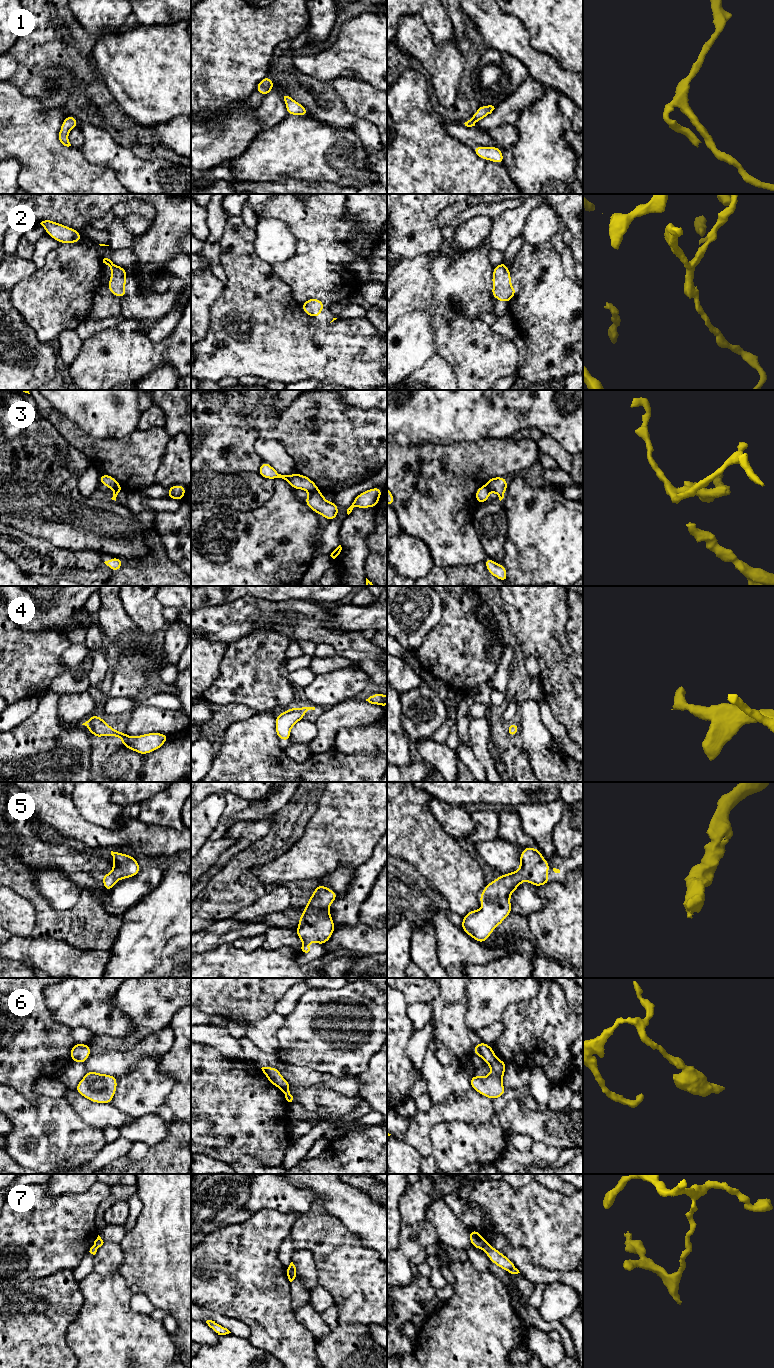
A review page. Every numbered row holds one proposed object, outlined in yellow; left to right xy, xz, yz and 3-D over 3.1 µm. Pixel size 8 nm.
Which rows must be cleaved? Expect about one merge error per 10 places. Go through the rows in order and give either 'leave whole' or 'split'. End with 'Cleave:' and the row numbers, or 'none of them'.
1: leave whole
2: leave whole
3: split
4: leave whole
5: leave whole
6: leave whole
7: leave whole
Cleave: 3

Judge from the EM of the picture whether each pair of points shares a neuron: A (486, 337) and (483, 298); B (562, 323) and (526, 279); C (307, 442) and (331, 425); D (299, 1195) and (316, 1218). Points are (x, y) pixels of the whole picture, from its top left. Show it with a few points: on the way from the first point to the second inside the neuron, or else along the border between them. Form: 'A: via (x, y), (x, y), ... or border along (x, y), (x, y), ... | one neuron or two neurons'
A: border along (461, 312), (466, 317), (477, 319) | two neurons
B: via (552, 312), (548, 301), (537, 290) | one neuron
C: via (313, 436), (318, 436), (325, 431) | one neuron
D: border along (315, 1200), (306, 1212), (298, 1215) | two neurons

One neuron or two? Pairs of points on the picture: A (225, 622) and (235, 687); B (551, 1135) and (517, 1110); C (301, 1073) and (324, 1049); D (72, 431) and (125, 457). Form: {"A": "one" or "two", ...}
{"A": "two", "B": "one", "C": "two", "D": "one"}

